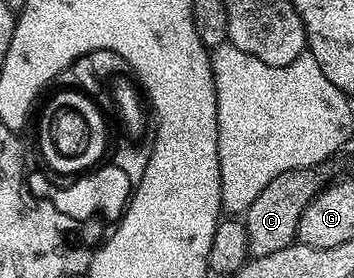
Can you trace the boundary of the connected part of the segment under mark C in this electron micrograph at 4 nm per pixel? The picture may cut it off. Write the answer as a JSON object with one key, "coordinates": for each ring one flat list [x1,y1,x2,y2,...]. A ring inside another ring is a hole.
{"coordinates":[[312,168,281,173,272,179,272,183,268,183,268,187,264,187,264,191,260,191,260,195,256,195,252,207,248,207,244,214,250,257,272,255,275,251,284,251,284,247,295,244,300,215,304,215,308,203,324,185,324,181,318,178,318,172,317,168]]}

